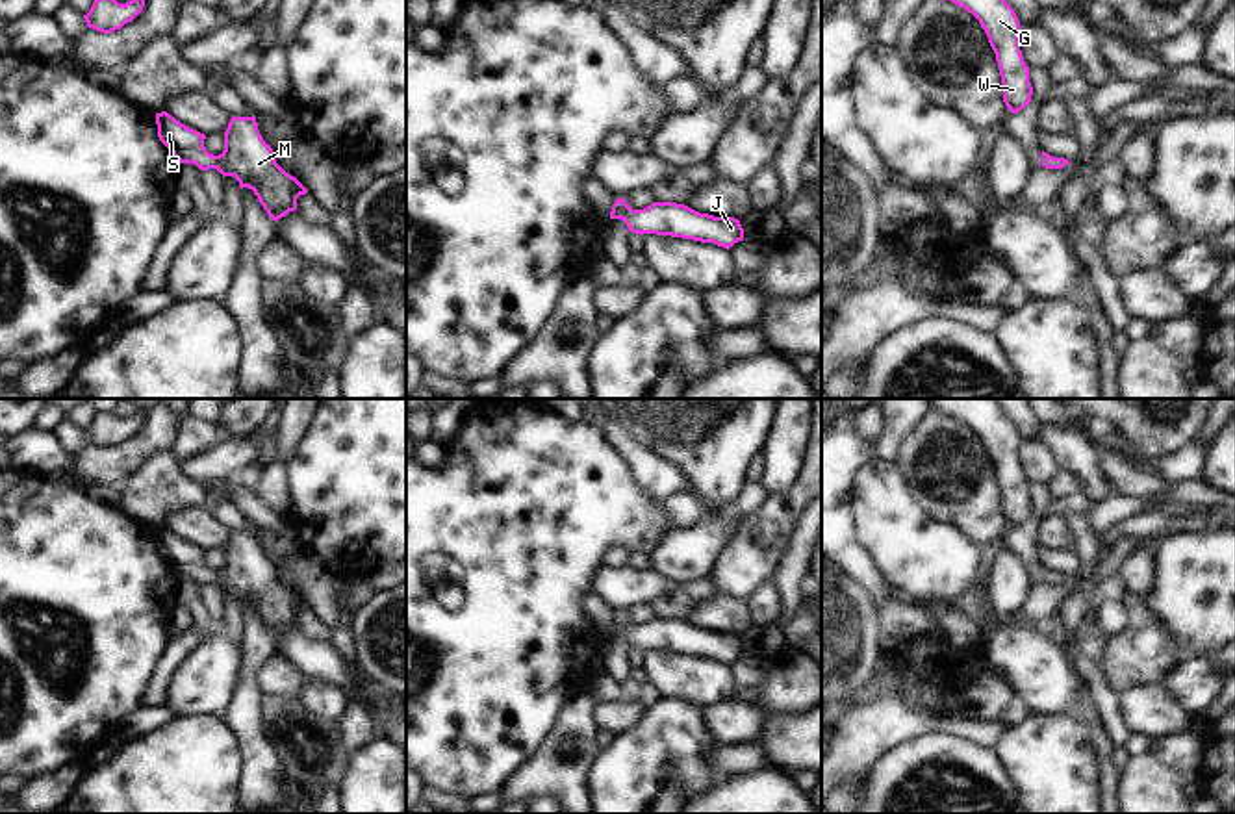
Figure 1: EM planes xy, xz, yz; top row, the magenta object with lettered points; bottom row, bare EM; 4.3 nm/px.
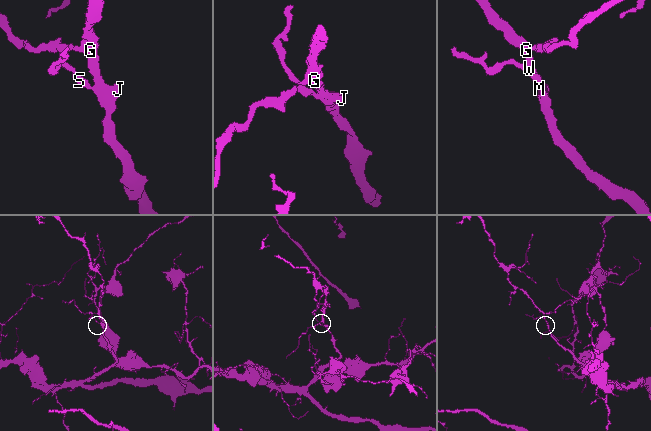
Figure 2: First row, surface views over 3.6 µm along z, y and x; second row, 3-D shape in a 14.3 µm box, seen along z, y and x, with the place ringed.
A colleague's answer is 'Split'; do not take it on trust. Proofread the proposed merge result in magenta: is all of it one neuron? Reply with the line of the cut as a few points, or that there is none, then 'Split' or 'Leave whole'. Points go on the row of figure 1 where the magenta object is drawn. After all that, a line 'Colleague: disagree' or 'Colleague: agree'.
No split. Leave whole
Colleague: disagree

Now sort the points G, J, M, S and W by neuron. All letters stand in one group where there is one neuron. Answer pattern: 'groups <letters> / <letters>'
groups G J M S W

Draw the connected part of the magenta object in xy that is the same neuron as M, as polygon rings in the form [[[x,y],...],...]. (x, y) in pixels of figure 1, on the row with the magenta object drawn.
[[[167,111],[156,113],[158,137],[180,163],[200,171],[217,169],[223,178],[234,176],[239,187],[258,197],[267,215],[276,223],[297,210],[297,198],[308,189],[287,174],[274,159],[258,130],[256,117],[232,117],[224,132],[224,150],[213,156],[206,150],[206,135],[178,122]]]

